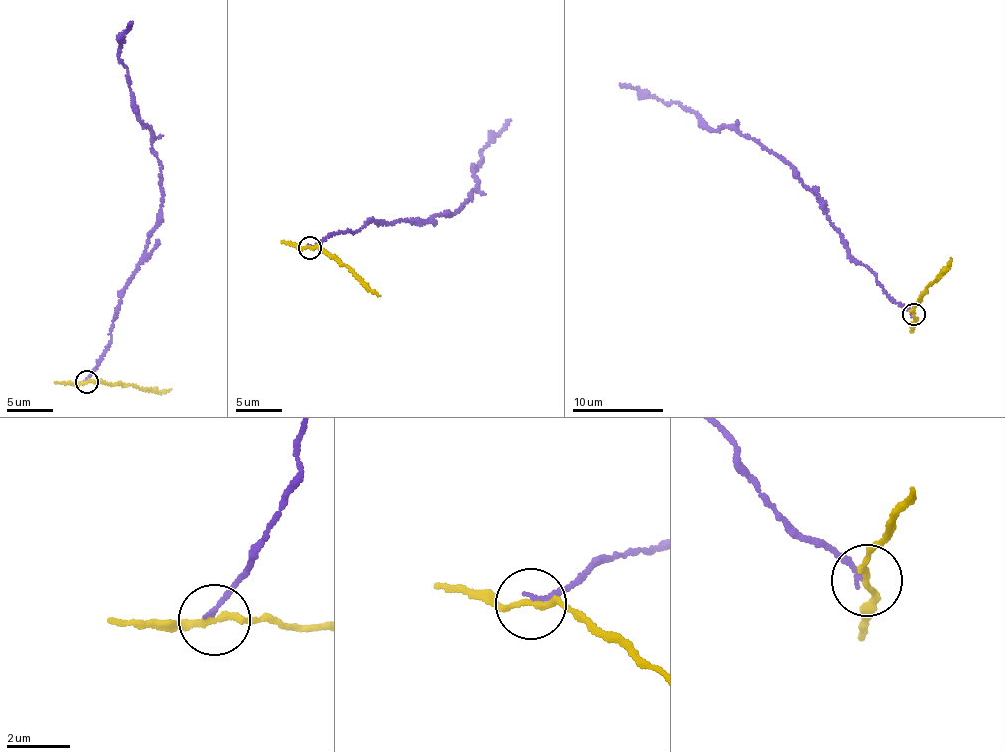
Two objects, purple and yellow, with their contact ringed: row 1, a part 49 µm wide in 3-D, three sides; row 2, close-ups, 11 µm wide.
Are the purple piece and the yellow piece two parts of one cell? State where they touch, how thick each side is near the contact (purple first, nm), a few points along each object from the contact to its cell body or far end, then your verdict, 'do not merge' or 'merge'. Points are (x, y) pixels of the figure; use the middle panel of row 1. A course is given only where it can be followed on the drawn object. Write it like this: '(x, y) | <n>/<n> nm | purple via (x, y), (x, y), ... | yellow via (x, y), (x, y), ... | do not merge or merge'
(310, 247) | 140/180 nm | purple via (310, 247), (374, 221), (412, 223), (455, 212), (477, 184), (474, 171), (488, 136), (511, 120) | yellow via (310, 247), (317, 246), (334, 256), (380, 295) | do not merge

